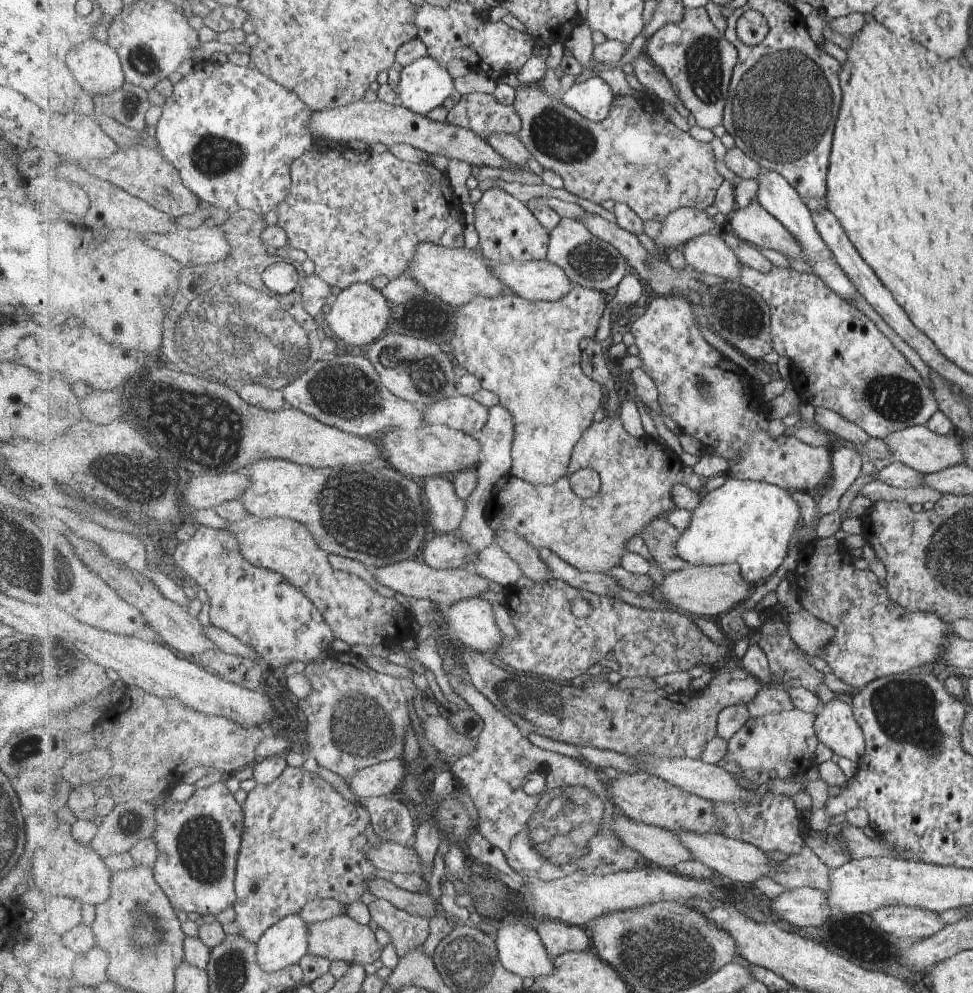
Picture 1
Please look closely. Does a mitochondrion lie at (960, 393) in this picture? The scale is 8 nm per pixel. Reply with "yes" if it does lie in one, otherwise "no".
no

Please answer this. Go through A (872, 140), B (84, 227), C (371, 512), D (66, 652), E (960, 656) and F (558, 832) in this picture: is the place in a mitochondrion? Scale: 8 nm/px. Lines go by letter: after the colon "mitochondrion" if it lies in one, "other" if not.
A: other
B: other
C: mitochondrion
D: other
E: other
F: mitochondrion

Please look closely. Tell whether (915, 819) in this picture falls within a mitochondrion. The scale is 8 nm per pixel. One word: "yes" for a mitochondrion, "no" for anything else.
no

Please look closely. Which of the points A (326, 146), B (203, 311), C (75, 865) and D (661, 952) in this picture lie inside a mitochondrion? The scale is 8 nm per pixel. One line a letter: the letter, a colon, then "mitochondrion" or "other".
A: other
B: mitochondrion
C: other
D: mitochondrion

